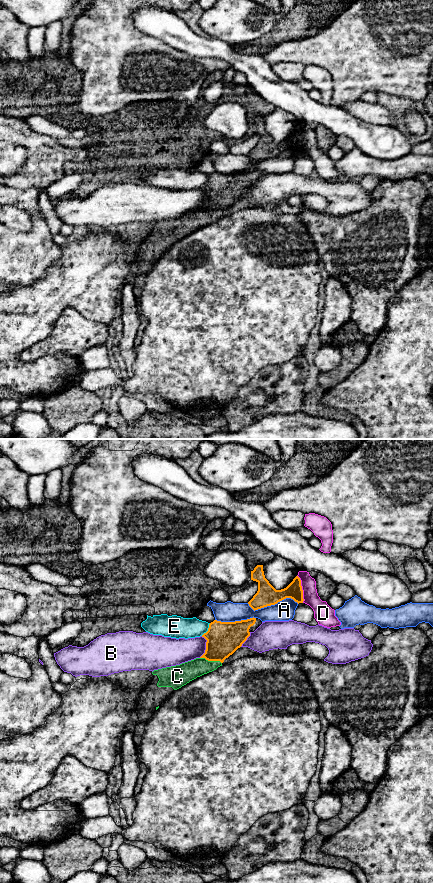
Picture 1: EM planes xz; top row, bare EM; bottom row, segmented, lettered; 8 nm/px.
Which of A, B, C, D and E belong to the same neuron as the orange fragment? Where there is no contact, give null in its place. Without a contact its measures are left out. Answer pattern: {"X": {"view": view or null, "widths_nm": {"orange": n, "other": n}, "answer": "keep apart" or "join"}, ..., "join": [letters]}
{"A": {"view": "xz", "widths_nm": {"orange": 170, "other": 160}, "answer": "keep apart"}, "B": {"view": "xz", "widths_nm": {"orange": 280, "other": 200}, "answer": "keep apart"}, "C": {"view": "xz", "widths_nm": {"orange": 280, "other": 160}, "answer": "join"}, "D": {"view": "xz", "widths_nm": {"orange": 140, "other": 140}, "answer": "keep apart"}, "E": {"view": "xz", "widths_nm": {"orange": 280, "other": 180}, "answer": "keep apart"}, "join": ["C"]}

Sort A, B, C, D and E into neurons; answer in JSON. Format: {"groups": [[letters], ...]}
{"groups": [["A"], ["B"], ["C"], ["D"], ["E"]]}

